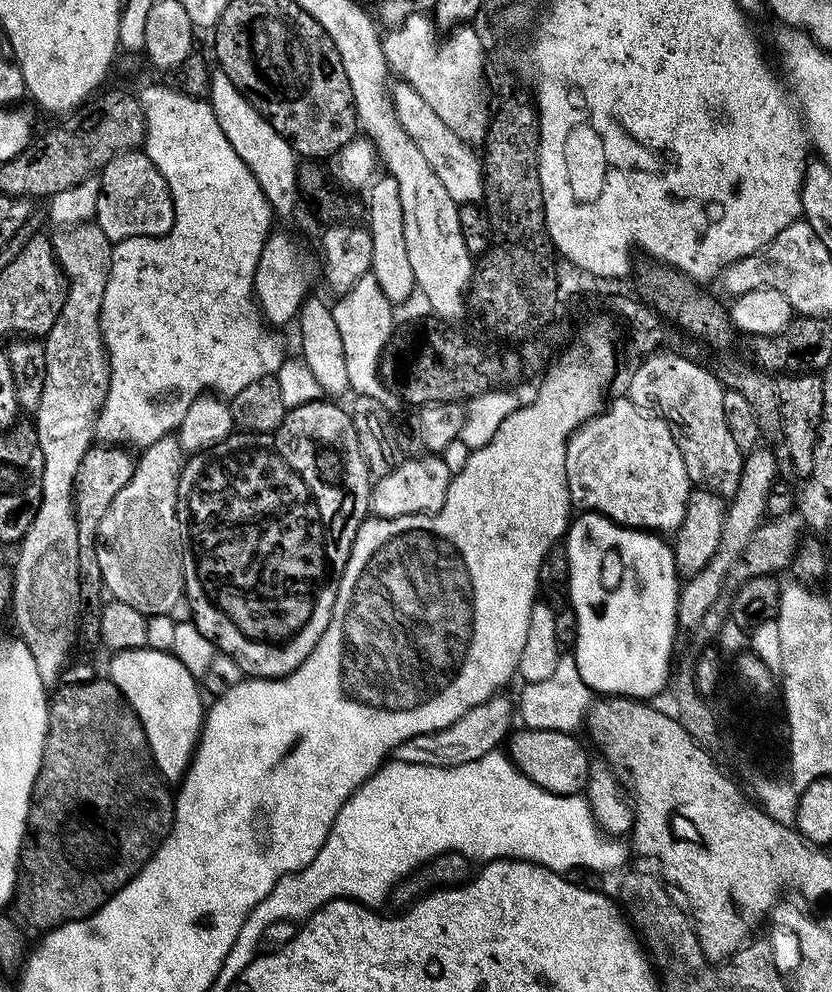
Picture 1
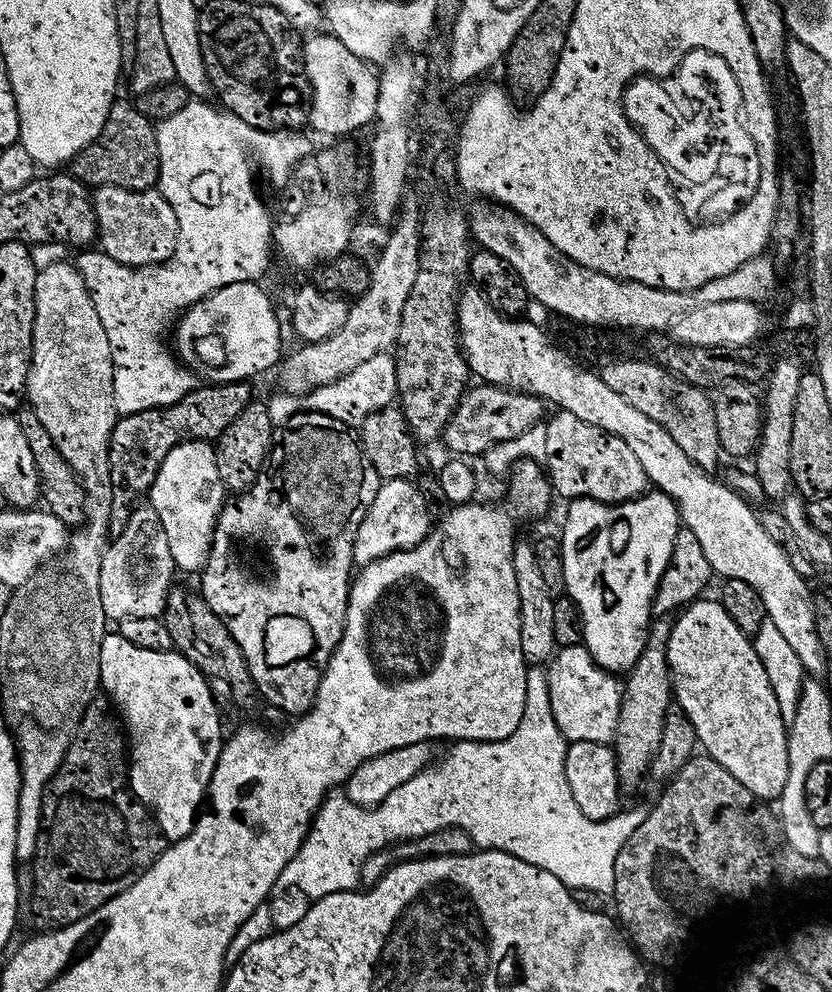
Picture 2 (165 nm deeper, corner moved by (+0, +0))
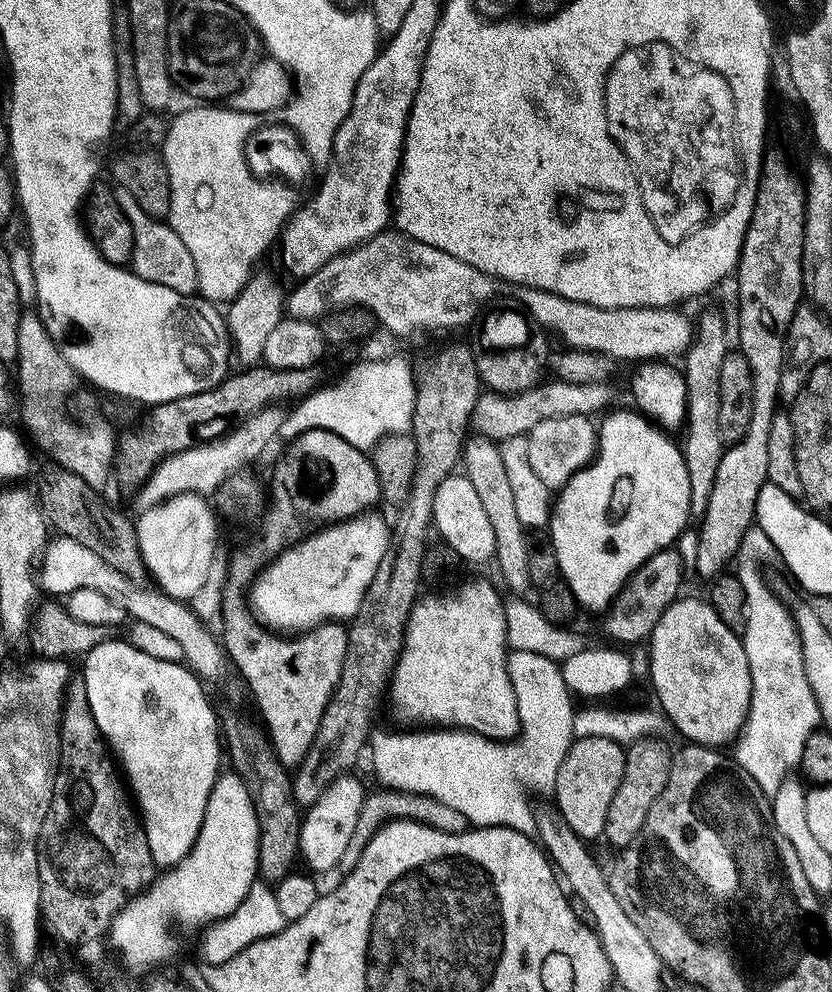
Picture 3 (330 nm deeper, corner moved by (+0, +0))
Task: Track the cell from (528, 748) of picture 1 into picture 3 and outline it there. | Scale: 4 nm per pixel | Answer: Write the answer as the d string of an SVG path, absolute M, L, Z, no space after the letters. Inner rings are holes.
M610 738L573 739L562 766L556 772L555 807L560 809L574 834L585 842L592 842L595 836L600 838L604 835L607 806L622 781L625 749L625 745Z

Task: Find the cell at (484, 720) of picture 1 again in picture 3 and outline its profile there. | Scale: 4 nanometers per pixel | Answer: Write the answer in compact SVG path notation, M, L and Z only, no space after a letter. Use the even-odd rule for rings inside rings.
M345 773L334 780L322 792L322 797L309 807L301 819L299 846L300 856L318 872L333 870L339 865L343 851L354 834L355 823L361 813L366 787L351 773Z

